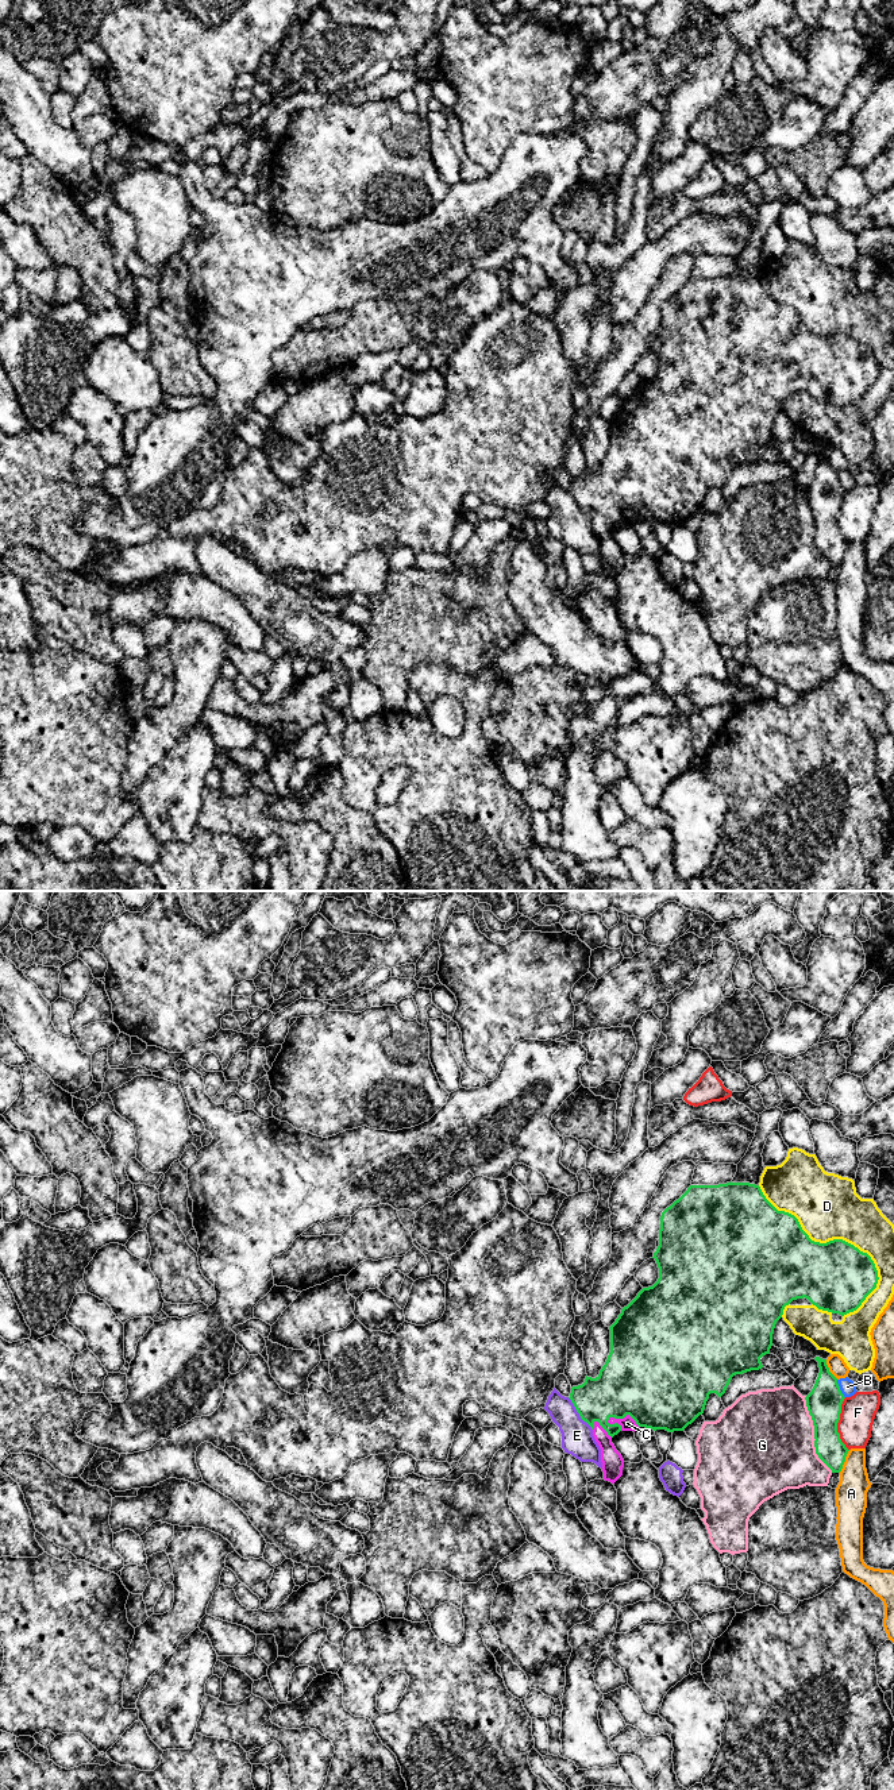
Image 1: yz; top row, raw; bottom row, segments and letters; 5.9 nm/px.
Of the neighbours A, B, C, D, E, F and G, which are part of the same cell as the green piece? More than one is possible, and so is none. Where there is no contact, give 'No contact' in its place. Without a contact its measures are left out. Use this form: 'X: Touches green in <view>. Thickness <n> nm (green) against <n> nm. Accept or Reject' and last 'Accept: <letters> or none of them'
A: Touches green in yz. Thickness 170 nm (green) against 190 nm. Reject
B: Touches green in yz. Thickness 200 nm (green) against 90 nm. Reject
C: Touches green in yz. Thickness 460 nm (green) against 80 nm. Accept
D: Touches green in yz. Thickness 420 nm (green) against 380 nm. Reject
E: Touches green in yz. Thickness 280 nm (green) against 190 nm. Reject
F: Touches green in yz. Thickness 200 nm (green) against 200 nm. Reject
G: Touches green in yz. Thickness 200 nm (green) against 500 nm. Reject
Accept: C

